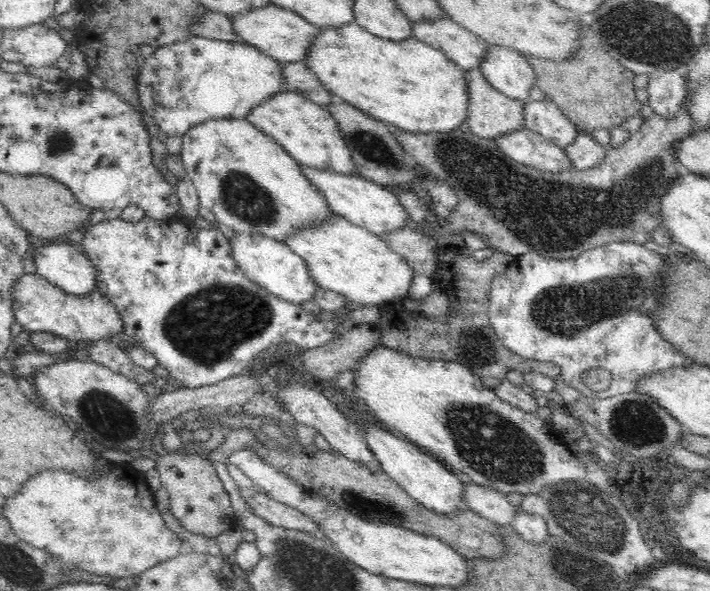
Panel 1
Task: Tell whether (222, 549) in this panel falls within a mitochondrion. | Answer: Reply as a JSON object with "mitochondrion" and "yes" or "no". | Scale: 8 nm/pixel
{"mitochondrion":"no"}

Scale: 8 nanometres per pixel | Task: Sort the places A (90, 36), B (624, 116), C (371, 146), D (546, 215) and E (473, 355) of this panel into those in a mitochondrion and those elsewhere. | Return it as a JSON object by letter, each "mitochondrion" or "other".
{"A":"other","B":"other","C":"mitochondrion","D":"mitochondrion","E":"mitochondrion"}

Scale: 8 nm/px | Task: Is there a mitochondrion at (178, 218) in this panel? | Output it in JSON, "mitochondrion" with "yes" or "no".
{"mitochondrion":"no"}

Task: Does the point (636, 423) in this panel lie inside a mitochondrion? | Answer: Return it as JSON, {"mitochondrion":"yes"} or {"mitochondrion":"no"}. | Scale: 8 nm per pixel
{"mitochondrion":"yes"}

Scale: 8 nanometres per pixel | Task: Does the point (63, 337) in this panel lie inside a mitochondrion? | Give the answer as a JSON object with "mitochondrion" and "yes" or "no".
{"mitochondrion":"no"}

